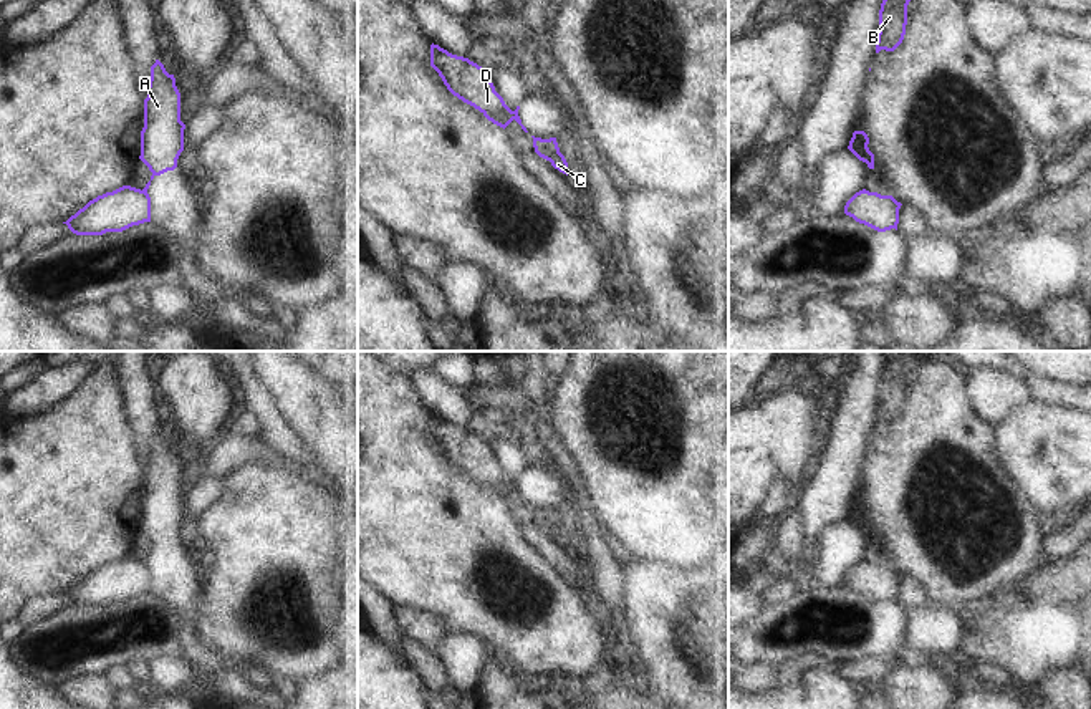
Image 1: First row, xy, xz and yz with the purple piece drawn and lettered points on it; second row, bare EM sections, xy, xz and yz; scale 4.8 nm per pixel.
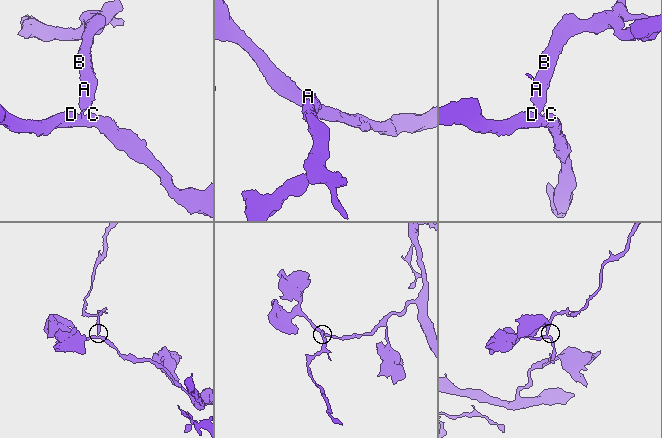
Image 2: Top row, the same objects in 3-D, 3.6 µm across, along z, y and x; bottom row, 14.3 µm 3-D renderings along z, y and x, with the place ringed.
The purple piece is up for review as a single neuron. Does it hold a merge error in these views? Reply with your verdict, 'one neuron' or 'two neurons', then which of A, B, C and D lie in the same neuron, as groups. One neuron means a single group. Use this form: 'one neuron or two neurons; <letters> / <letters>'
two neurons; A B / C D

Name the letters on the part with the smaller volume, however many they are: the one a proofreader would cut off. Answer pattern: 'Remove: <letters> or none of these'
Remove: A, B

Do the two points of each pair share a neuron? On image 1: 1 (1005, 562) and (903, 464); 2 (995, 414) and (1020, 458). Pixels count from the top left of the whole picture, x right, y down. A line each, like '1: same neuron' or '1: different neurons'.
1: same neuron
2: different neurons

